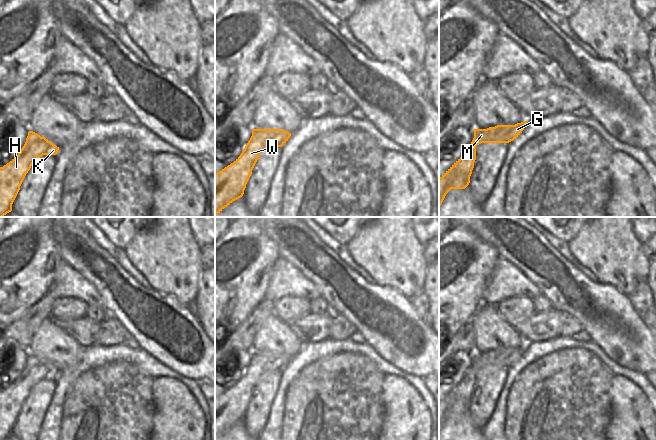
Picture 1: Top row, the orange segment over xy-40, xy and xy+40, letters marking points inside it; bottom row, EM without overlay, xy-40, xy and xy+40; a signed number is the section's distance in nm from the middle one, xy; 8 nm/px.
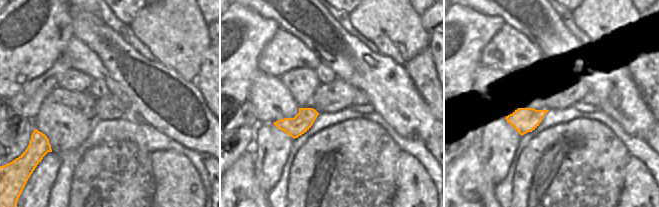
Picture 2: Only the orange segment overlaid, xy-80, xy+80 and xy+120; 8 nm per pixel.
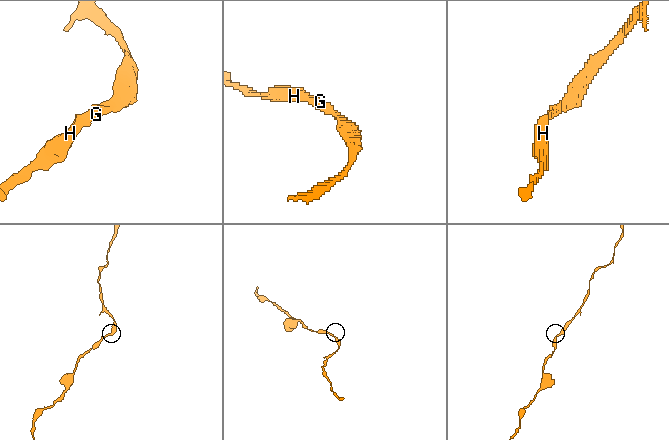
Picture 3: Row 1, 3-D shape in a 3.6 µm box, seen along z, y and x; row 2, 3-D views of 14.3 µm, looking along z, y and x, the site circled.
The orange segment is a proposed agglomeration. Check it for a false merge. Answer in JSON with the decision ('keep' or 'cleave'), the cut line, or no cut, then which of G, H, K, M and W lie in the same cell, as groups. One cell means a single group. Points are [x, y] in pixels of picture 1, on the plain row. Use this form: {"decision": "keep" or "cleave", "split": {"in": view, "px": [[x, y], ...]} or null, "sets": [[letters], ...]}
{"decision": "keep", "split": null, "sets": [["G", "H", "K", "M", "W"]]}

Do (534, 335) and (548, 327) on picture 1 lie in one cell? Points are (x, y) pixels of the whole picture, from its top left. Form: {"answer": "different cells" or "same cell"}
{"answer": "same cell"}

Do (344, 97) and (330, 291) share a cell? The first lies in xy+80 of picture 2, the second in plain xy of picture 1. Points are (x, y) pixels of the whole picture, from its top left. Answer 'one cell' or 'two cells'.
two cells

